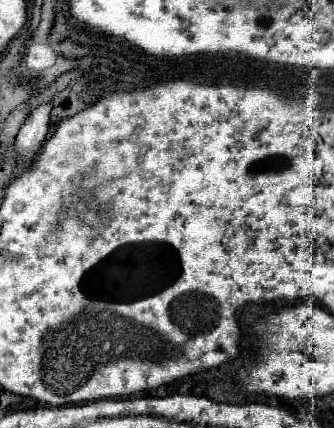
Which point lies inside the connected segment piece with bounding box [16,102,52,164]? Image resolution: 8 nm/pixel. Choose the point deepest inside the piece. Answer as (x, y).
(33, 131)

